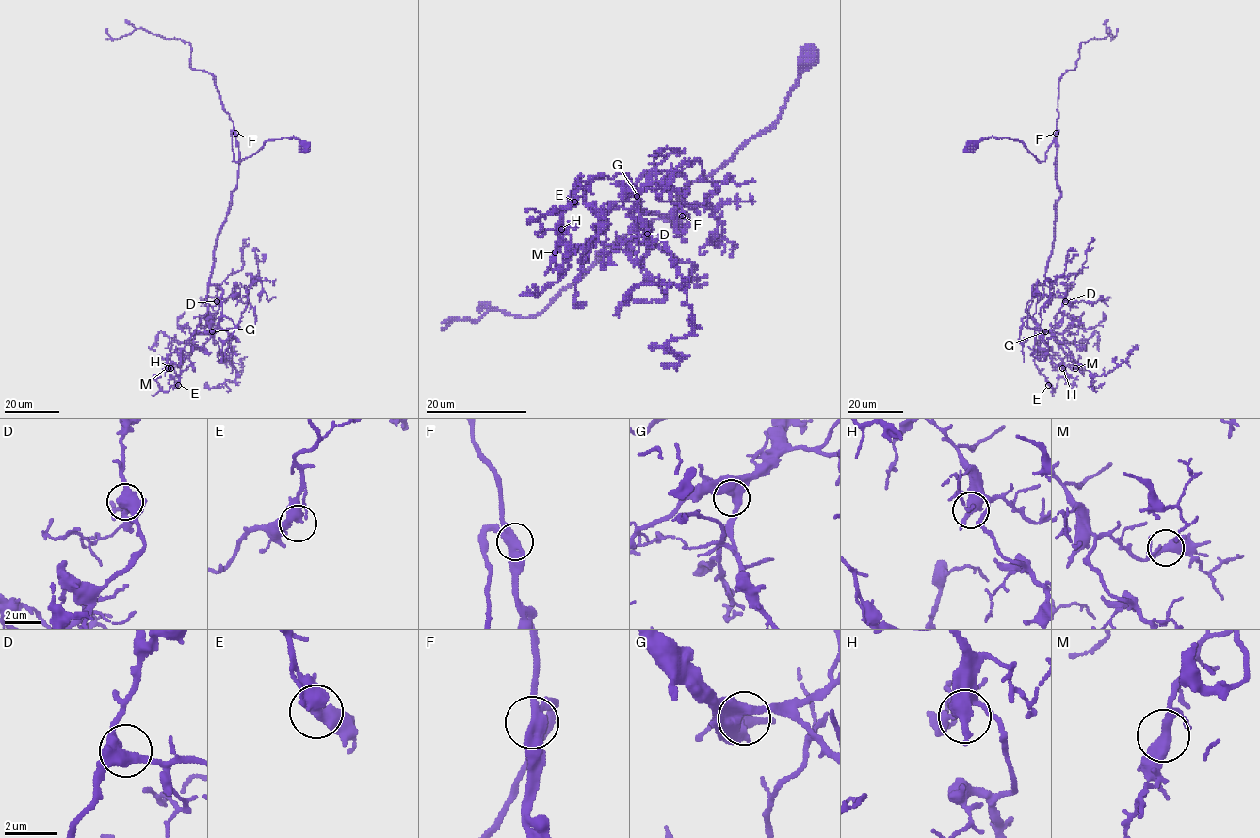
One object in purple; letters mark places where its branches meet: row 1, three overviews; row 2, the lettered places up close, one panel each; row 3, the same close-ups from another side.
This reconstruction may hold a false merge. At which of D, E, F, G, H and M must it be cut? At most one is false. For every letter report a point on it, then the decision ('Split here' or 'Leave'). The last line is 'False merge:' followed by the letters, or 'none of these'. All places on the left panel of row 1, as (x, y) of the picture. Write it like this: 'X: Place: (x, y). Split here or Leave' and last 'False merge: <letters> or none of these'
D: Place: (217, 301). Leave
E: Place: (178, 385). Leave
F: Place: (235, 133). Leave
G: Place: (212, 331). Leave
H: Place: (170, 368). Leave
M: Place: (168, 368). Leave
False merge: none of these

